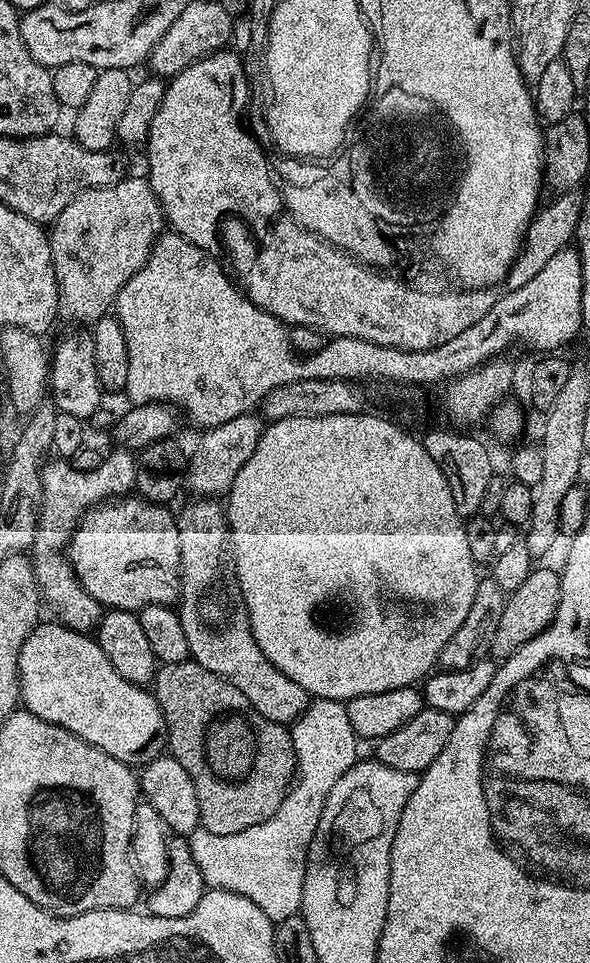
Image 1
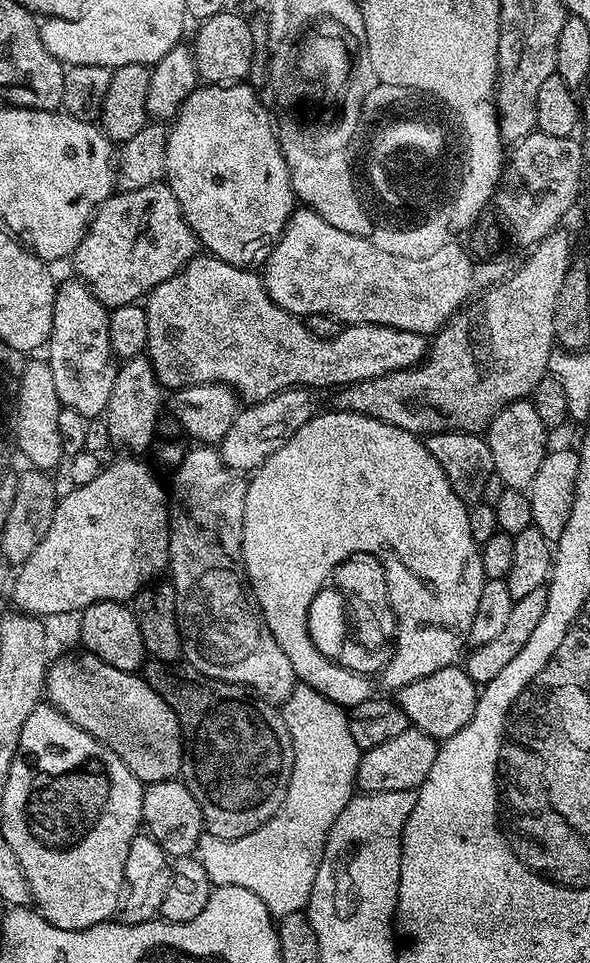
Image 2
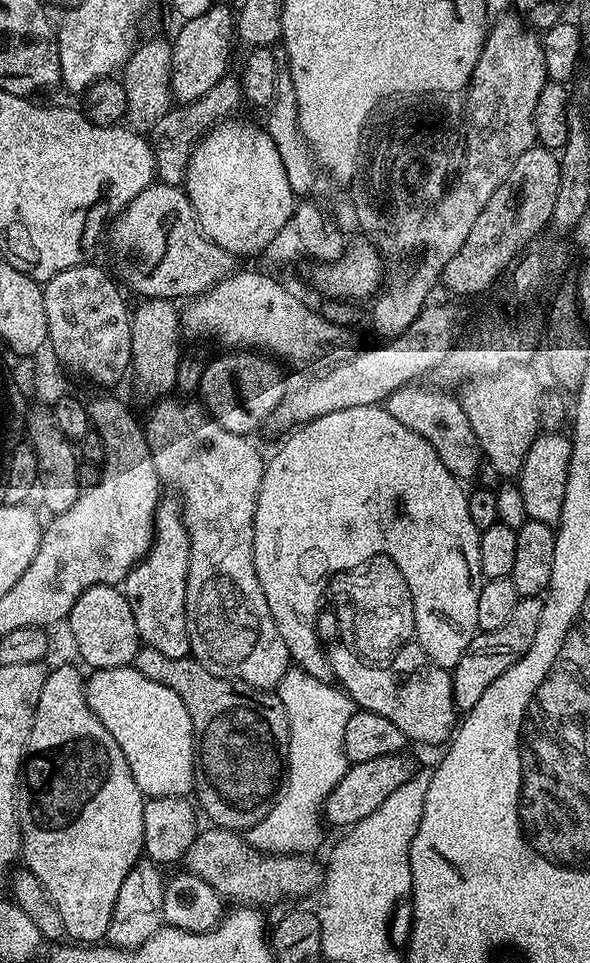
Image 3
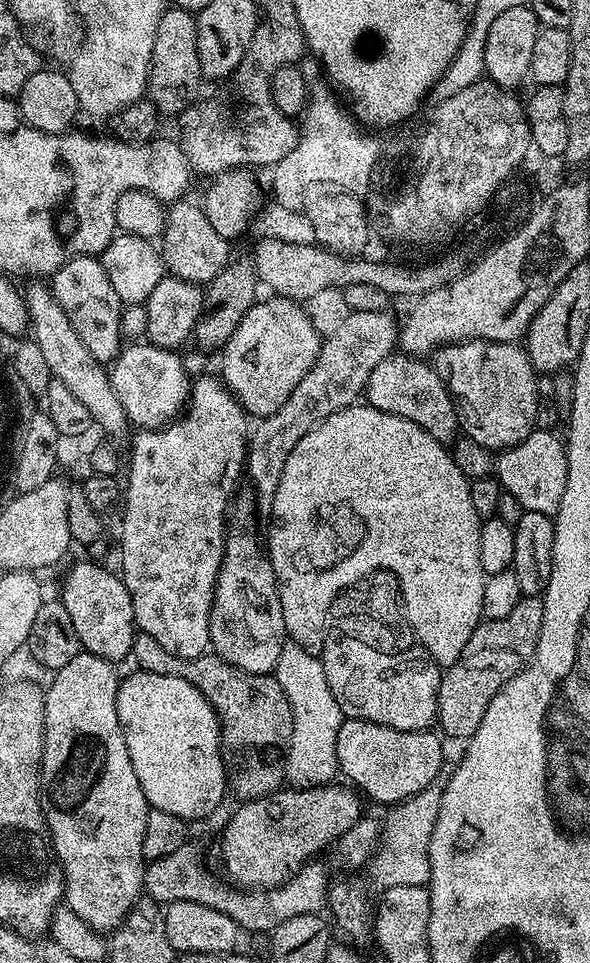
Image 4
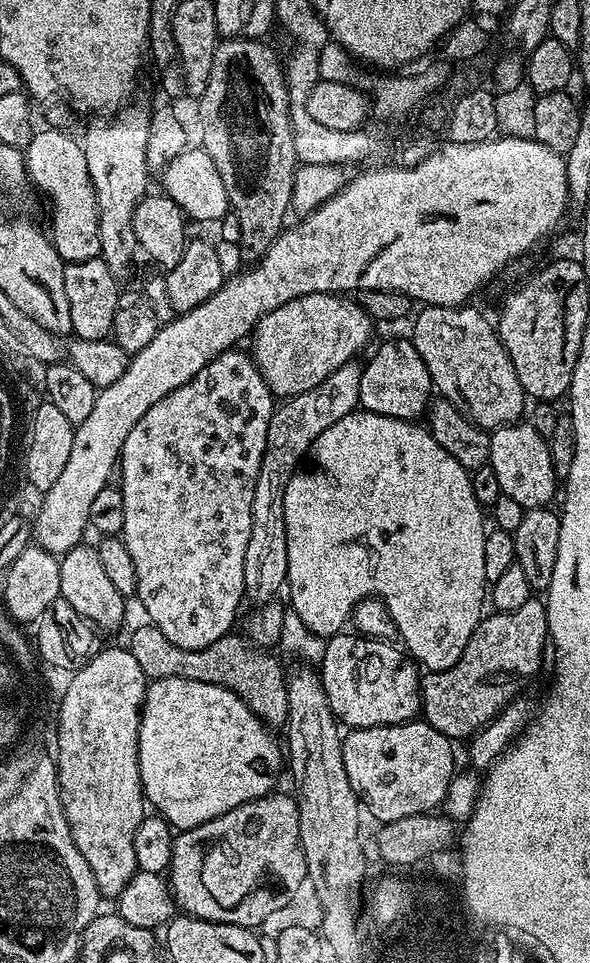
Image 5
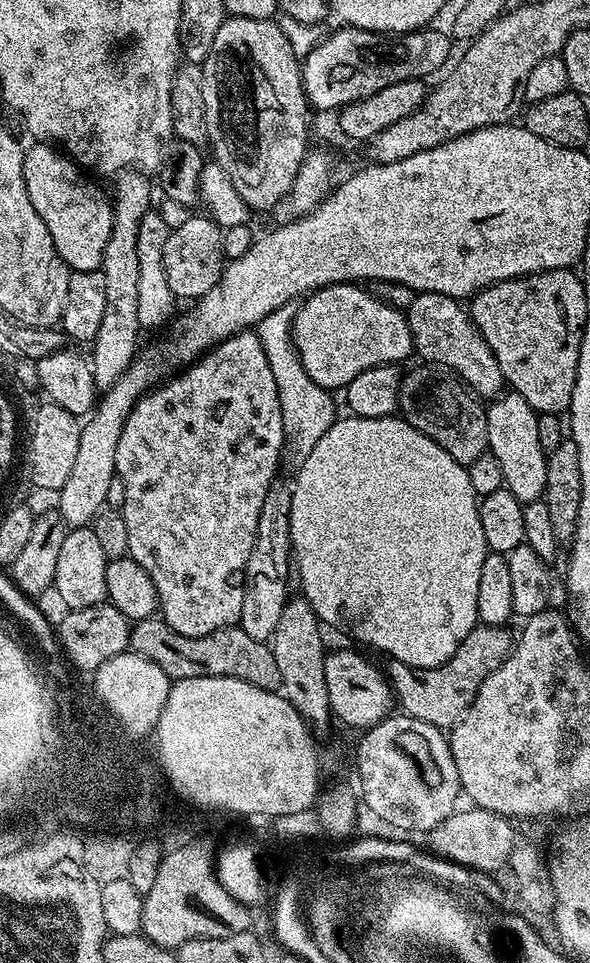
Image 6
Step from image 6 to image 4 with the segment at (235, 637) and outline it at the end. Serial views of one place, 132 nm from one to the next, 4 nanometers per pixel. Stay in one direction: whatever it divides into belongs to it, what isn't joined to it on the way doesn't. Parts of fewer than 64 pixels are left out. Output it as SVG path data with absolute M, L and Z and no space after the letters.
M145 632L134 638L130 656L136 659L139 671L182 678L208 699L220 720L220 743L231 795L233 792L240 796L241 801L257 800L285 783L284 761L292 741L292 707L275 675L247 672L215 654L178 658Z

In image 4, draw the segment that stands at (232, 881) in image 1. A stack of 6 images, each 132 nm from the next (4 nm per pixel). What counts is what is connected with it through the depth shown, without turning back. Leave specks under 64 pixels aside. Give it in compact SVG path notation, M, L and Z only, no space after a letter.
M286 642L282 654L278 654L274 675L292 707L292 741L288 759L284 761L287 783L296 788L314 788L335 781L338 776L336 739L346 717L334 698L334 690L330 690L330 682L326 682L326 670L319 655Z

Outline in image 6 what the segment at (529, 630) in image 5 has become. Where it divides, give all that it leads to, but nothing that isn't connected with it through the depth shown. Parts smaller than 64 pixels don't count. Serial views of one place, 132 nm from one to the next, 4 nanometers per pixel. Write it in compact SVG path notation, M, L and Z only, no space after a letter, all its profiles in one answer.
M480 624L474 630L470 630L470 634L466 634L466 638L462 638L458 650L454 650L454 654L446 662L442 662L442 666L415 668L392 660L389 668L386 668L386 675L388 683L392 685L392 695L399 711L403 715L418 718L435 728L451 729L452 725L464 717L464 711L472 705L472 699L478 694L478 686L482 686L484 679L494 670L498 670L498 666L502 666L504 659L512 653L514 636L513 633L508 633L508 630L504 626Z

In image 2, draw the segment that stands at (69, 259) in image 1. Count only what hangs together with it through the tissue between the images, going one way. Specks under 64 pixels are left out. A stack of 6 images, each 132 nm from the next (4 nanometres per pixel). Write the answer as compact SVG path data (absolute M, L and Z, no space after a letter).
M161 182L109 196L92 215L70 263L94 298L111 310L143 301L153 288L197 255L198 241L178 206L178 198L167 183Z

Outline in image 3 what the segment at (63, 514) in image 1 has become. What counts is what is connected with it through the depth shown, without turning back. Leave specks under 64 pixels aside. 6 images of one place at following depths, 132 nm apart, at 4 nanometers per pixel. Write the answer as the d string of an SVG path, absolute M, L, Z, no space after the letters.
M144 298L139 301L140 305L135 305L132 317L132 367L131 375L136 375L136 384L151 398L163 397L176 387L176 375L178 366L182 359L180 353L180 336L182 337L182 316L176 312L176 304L170 300L158 300L155 298Z

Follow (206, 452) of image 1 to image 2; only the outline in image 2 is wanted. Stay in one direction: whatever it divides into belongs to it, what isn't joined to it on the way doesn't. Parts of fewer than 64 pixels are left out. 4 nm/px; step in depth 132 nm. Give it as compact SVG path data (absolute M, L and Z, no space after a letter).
M287 388L270 398L241 407L234 422L230 422L230 428L220 439L218 451L222 462L226 462L228 468L241 474L255 472L262 466L262 462L266 462L266 458L270 458L270 454L274 454L274 450L281 448L286 440L312 419L317 411L312 396L313 393L307 388Z

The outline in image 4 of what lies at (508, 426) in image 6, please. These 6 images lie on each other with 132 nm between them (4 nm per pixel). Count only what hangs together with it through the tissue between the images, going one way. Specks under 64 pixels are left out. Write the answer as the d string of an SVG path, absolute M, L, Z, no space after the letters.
M533 430L524 440L503 449L495 457L494 475L501 489L518 498L525 512L537 512L555 517L566 490L568 473L568 450L563 439L556 437L552 430Z

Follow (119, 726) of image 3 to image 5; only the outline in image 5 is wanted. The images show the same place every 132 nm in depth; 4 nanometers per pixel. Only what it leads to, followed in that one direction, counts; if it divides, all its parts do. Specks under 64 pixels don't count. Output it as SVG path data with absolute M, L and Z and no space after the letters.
M173 676L151 681L148 689L144 692L144 706L140 709L140 733L138 734L140 781L144 787L145 801L151 807L153 804L156 807L153 809L163 816L172 825L173 829L183 830L194 826L202 826L202 822L210 822L214 818L234 810L234 806L242 806L246 802L269 795L277 787L276 775L279 774L280 768L282 772L285 767L286 756L282 751L281 741L279 744L268 732L271 732L269 725L265 724L263 720L259 720L250 710L250 706L246 706L246 702L242 702L242 698L238 698L238 694L234 694L229 688L223 688L220 684L207 684L197 680L174 678Z

